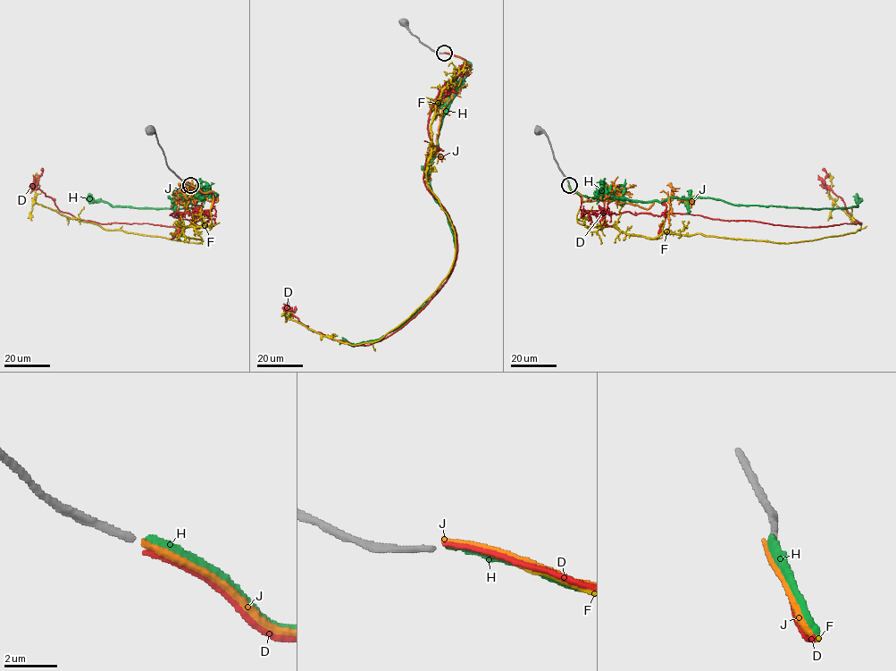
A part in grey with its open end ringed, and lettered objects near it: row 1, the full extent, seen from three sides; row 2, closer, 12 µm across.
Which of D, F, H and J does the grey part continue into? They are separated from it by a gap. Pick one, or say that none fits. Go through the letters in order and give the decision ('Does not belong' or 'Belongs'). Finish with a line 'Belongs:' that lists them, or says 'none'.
D: Does not belong
F: Does not belong
H: Belongs
J: Does not belong
Belongs: H

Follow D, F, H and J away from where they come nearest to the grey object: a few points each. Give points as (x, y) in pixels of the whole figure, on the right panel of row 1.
D: (568, 186), (585, 210), (817, 227), (861, 224), (826, 186), (828, 175), (822, 169)
F: (568, 185), (581, 198), (576, 221), (590, 227), (789, 243), (860, 229), (828, 193), (826, 173)
H: (568, 185), (573, 192), (588, 197), (633, 201), (712, 197), (732, 205), (821, 208), (858, 205), (857, 193)
J: (568, 185), (583, 202), (607, 197), (646, 208), (671, 196), (690, 203), (696, 194)

